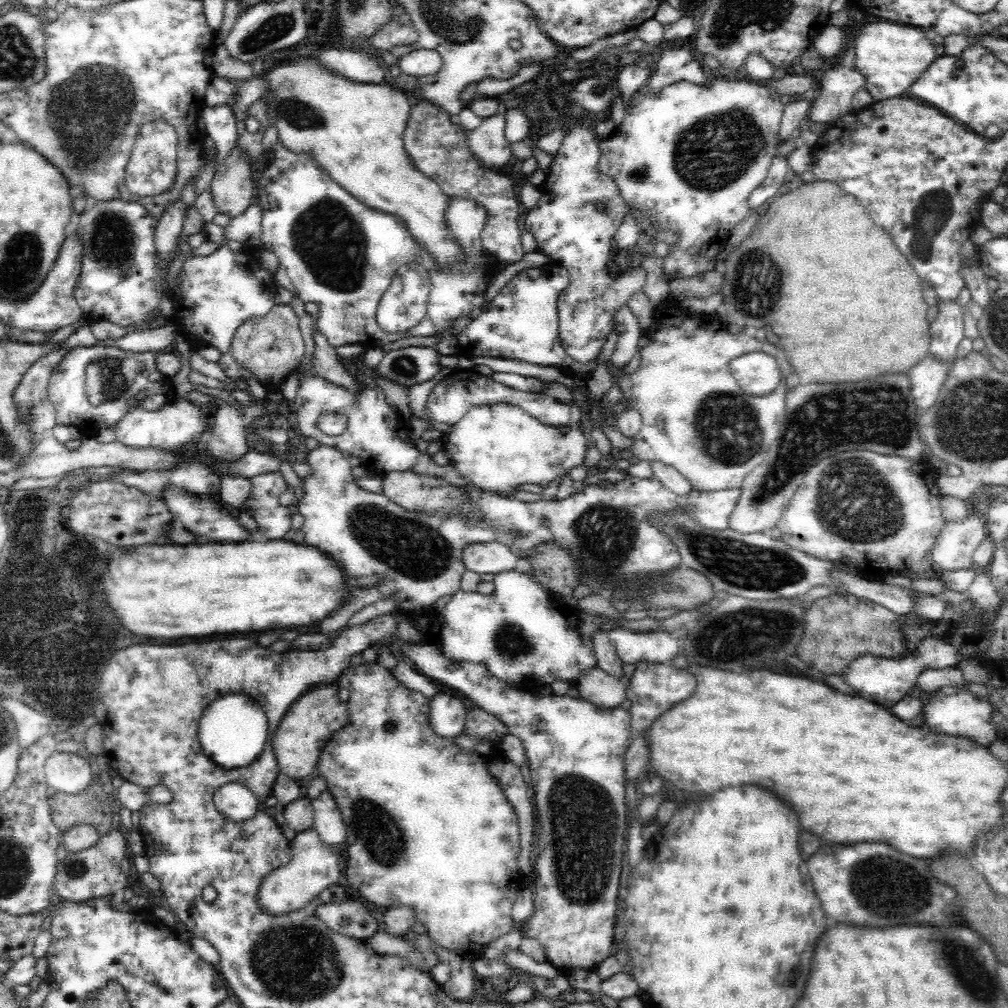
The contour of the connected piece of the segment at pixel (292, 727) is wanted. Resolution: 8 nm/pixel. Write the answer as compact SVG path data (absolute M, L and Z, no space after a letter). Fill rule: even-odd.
M320 681L310 685L292 704L288 705L273 736L273 749L278 759L279 772L295 779L315 775L322 750L334 734L348 724L348 705L338 695L339 684Z

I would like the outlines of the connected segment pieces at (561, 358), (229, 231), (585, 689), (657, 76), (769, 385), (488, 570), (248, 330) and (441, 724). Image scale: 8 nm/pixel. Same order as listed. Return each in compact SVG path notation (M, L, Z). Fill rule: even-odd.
M551 261L539 268L518 272L491 301L491 308L470 319L467 326L455 334L455 355L462 358L492 358L492 360L522 360L534 366L556 368L574 379L581 374L585 381L592 378L600 359L588 362L574 360L560 346L557 337L556 299L571 286L568 271Z
M254 198L253 203L246 208L246 212L234 220L228 221L223 226L223 235L227 240L238 240L245 243L250 240L254 234L261 232L261 216L263 208Z
M597 664L581 670L573 685L582 699L606 708L618 707L625 699L627 687L624 679L608 674Z
M684 48L666 50L656 62L656 70L644 82L638 93L645 96L658 96L670 84L686 80L693 84L708 84L708 71L698 63L698 59Z
M748 352L729 363L731 375L748 396L772 394L781 379L775 358L765 352Z
M496 540L472 544L464 553L466 569L478 574L500 574L515 569L517 558L508 546Z
M274 305L264 316L246 320L238 330L230 348L241 368L245 368L266 392L281 392L282 382L297 370L305 353L305 342L299 327L299 316L290 305Z
M436 691L428 701L428 722L432 732L454 740L462 732L467 708L458 696Z

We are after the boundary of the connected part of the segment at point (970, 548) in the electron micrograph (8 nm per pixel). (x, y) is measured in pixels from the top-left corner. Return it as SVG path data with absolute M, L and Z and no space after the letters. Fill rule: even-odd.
M972 512L965 520L946 523L931 550L934 564L951 571L974 568L976 550L986 536L984 519Z

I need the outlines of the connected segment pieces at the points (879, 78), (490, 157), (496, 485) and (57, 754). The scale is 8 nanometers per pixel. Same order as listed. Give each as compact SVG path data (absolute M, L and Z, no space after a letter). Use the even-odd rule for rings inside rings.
M870 22L857 28L858 34L854 38L855 70L864 77L865 88L872 95L873 101L907 92L937 58L935 45L918 27Z
M504 111L483 118L480 124L467 132L467 142L475 160L484 168L496 170L509 162L513 155L506 138Z
M512 404L476 406L452 425L449 437L442 437L444 449L454 457L456 470L476 487L494 494L516 493L525 484L548 488L556 476L564 477L571 468L583 464L584 442L577 425L544 426Z
M56 750L45 762L45 778L47 786L52 786L57 792L76 794L92 780L95 779L95 768L93 764L88 764L76 753L67 753L63 750Z

